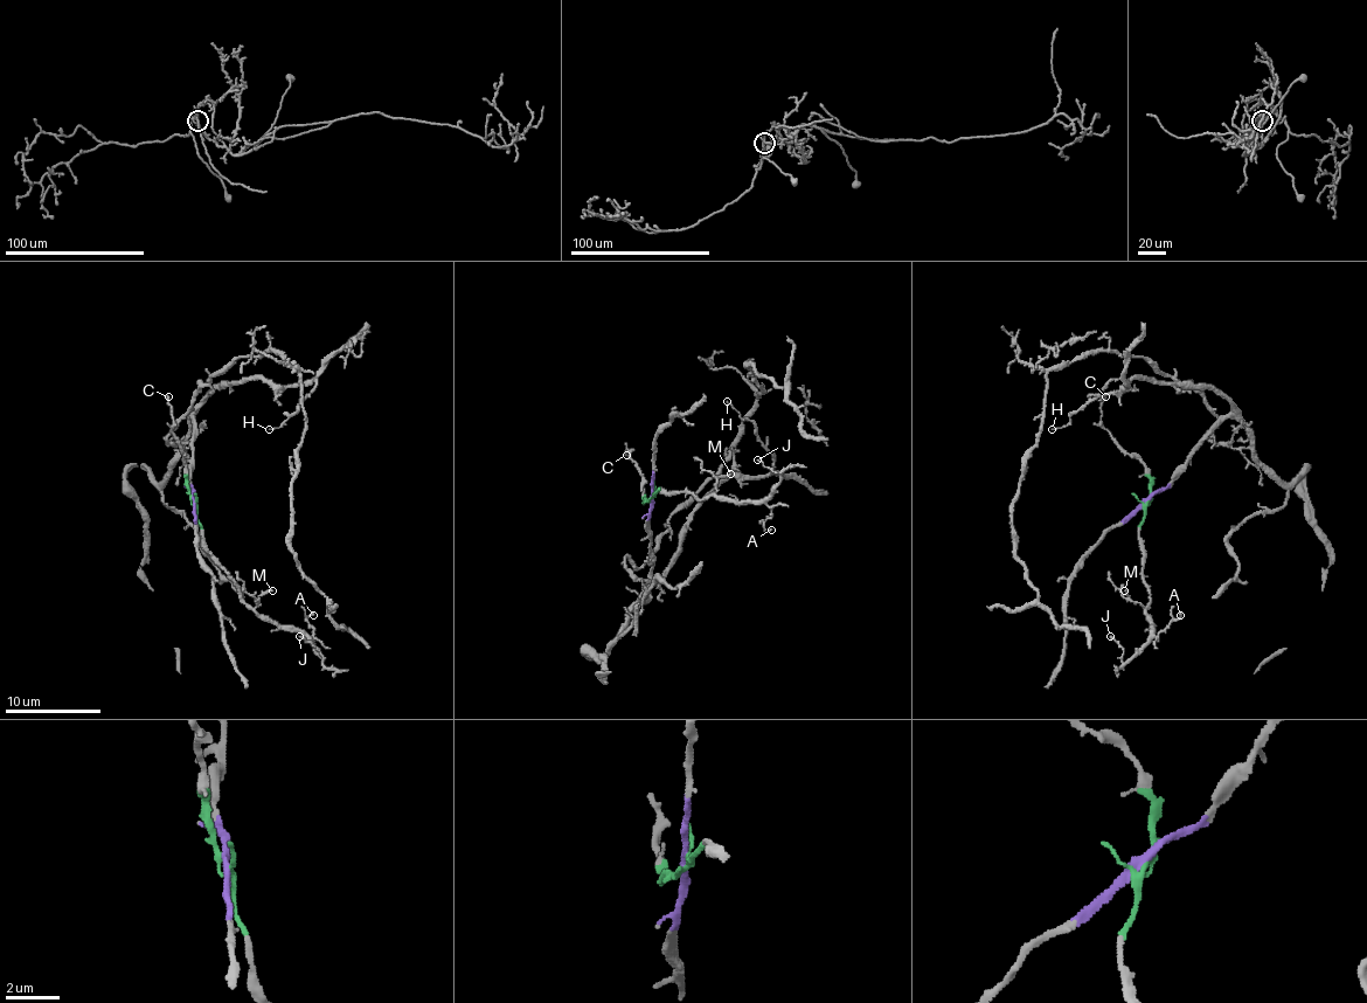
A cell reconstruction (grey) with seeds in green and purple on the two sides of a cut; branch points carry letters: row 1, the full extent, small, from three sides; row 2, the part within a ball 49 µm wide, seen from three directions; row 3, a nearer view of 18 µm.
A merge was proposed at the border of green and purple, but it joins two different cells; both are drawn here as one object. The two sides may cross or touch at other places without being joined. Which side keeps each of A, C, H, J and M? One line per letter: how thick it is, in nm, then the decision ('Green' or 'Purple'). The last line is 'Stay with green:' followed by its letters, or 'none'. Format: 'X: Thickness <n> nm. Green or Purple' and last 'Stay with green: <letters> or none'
A: Thickness 110 nm. Green
C: Thickness 130 nm. Green
H: Thickness 80 nm. Purple
J: Thickness 110 nm. Green
M: Thickness 120 nm. Green
Stay with green: A, C, J, M

